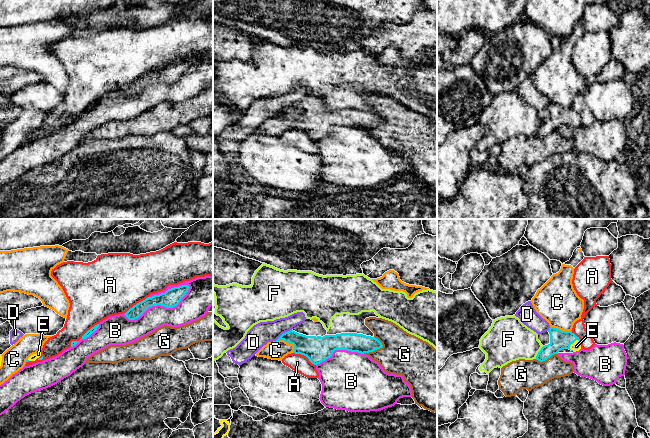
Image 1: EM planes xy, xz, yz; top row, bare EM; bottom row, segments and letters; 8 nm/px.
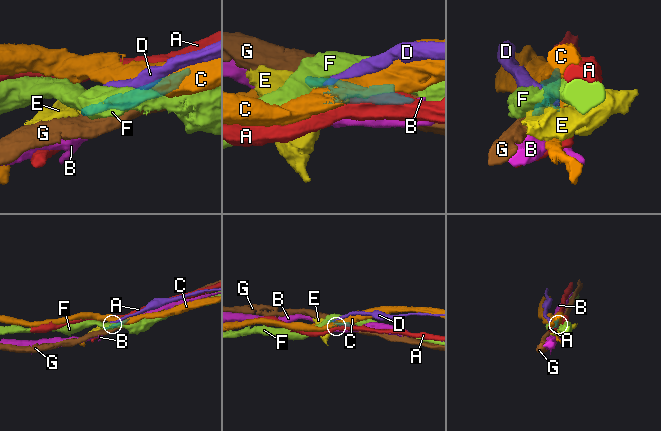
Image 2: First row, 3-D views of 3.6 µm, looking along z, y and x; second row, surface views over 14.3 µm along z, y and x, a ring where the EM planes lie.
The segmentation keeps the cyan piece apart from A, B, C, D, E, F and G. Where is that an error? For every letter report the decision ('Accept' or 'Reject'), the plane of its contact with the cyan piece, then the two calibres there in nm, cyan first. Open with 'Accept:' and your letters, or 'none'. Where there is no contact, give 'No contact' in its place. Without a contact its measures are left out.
Accept: E
A: Reject. Touches cyan in xy. Thickness 50 nm (cyan) against 320 nm
B: Reject. Touches cyan in xy. Thickness 140 nm (cyan) against 200 nm
C: Reject. Touches cyan in xz. Thickness 200 nm (cyan) against 160 nm
D: Reject. Touches cyan in xz. Thickness 180 nm (cyan) against 180 nm
E: Accept. Touches cyan in yz. Thickness 150 nm (cyan) against 80 nm
F: Reject. Touches cyan in yz. Thickness 150 nm (cyan) against 340 nm
G: Reject. Touches cyan in xz. Thickness 150 nm (cyan) against 340 nm

